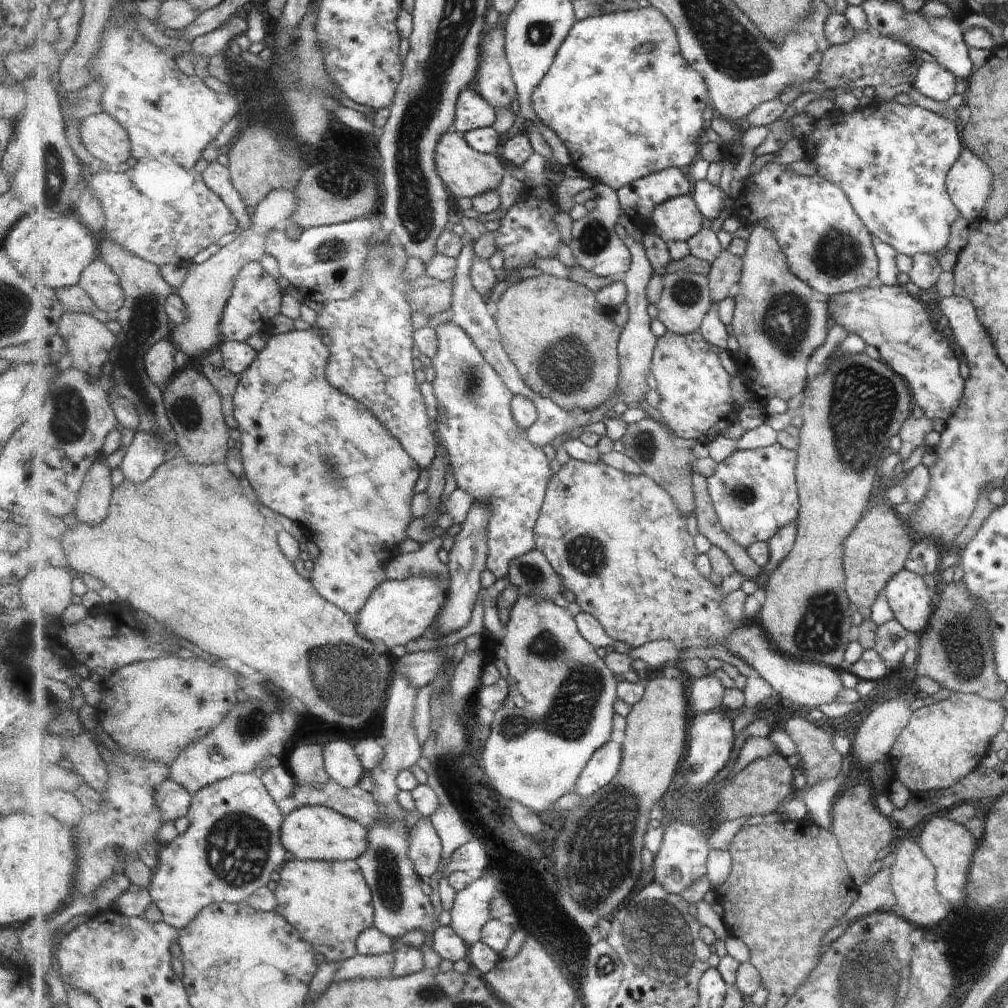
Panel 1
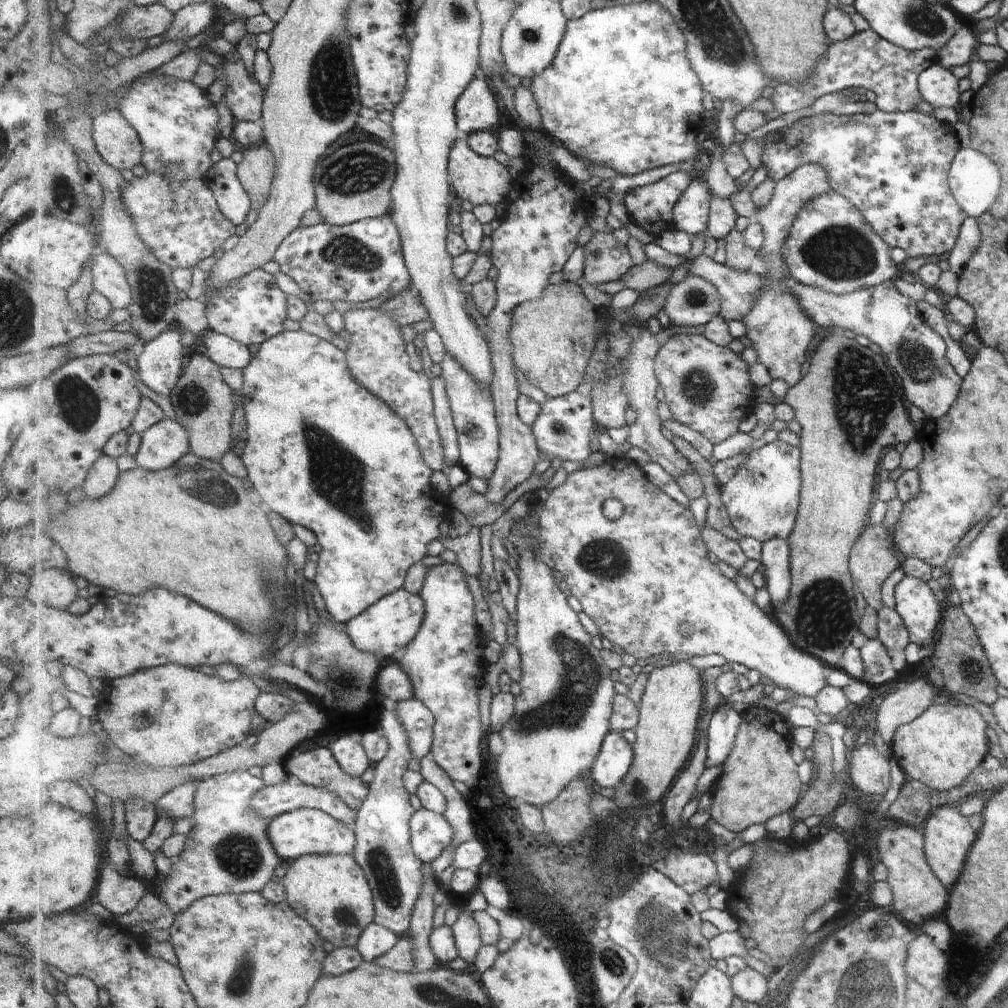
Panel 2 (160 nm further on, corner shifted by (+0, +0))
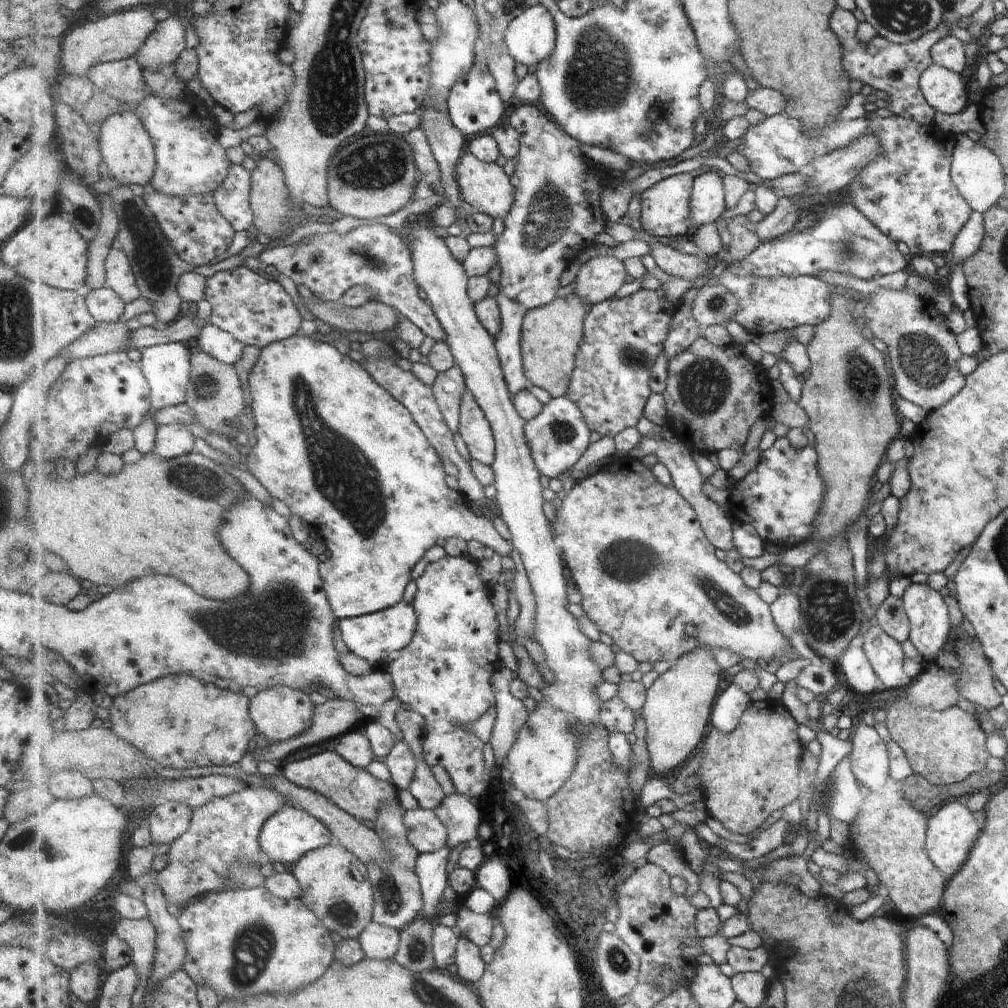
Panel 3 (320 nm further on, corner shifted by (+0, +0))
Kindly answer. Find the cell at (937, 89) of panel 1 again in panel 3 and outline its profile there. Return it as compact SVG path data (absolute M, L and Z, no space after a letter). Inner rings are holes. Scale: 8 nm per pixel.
M934 63L921 72L918 88L933 111L943 114L957 114L970 102L960 76Z

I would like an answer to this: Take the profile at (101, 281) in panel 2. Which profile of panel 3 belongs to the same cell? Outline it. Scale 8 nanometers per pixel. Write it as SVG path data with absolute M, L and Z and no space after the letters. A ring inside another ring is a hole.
M114 245L106 261L107 286L125 302L131 303L133 300L141 297L135 274L127 258L118 245Z

